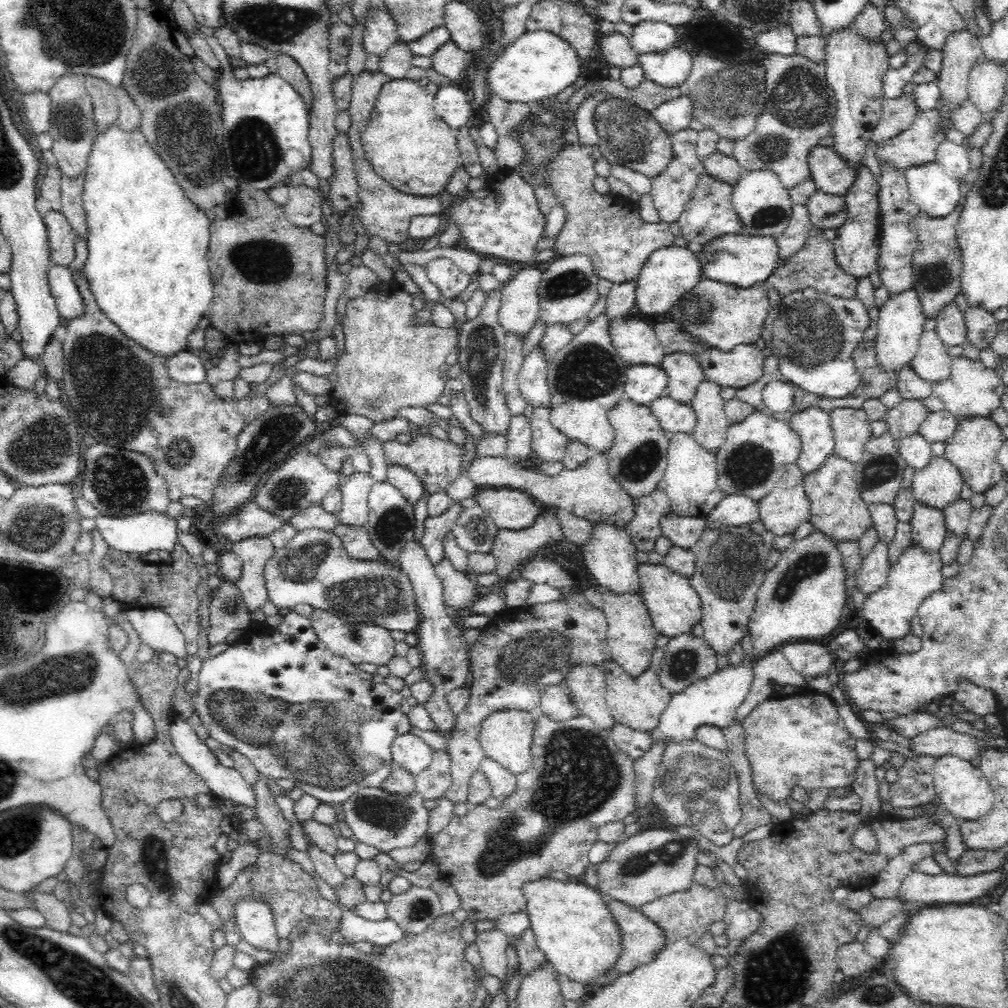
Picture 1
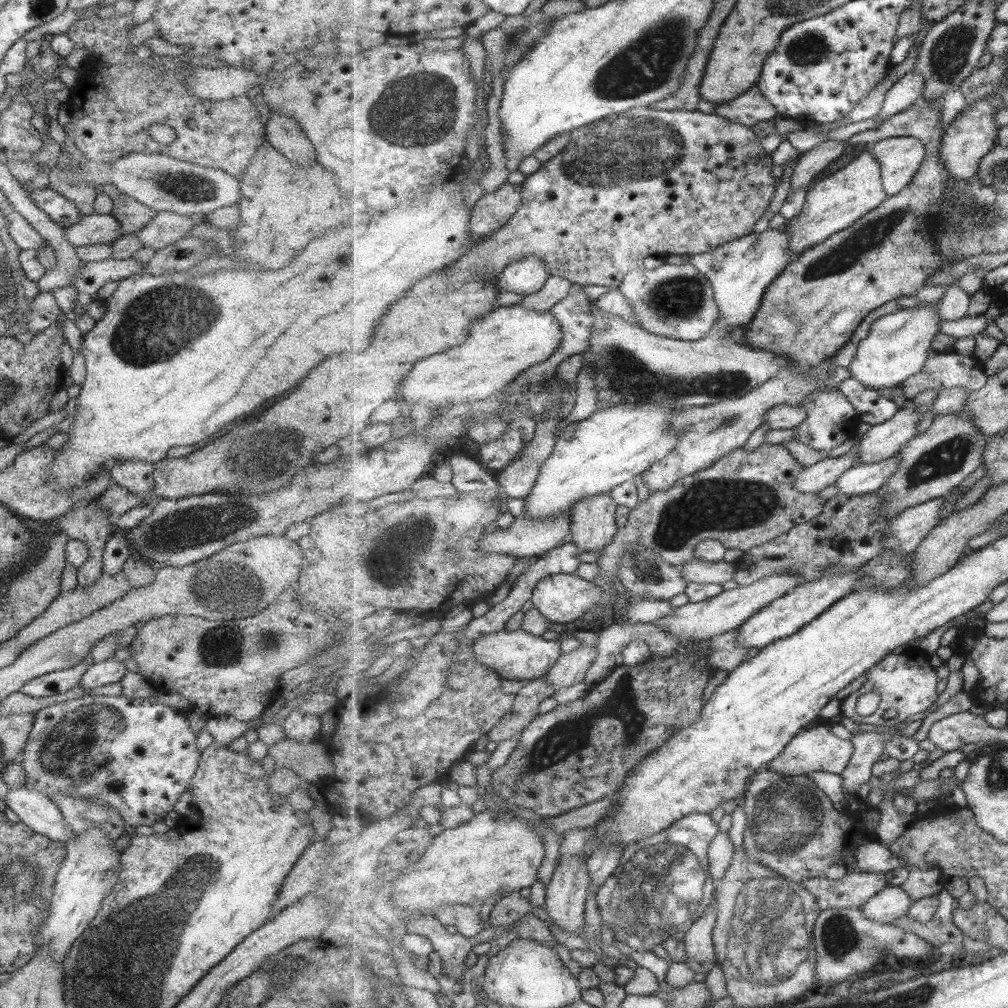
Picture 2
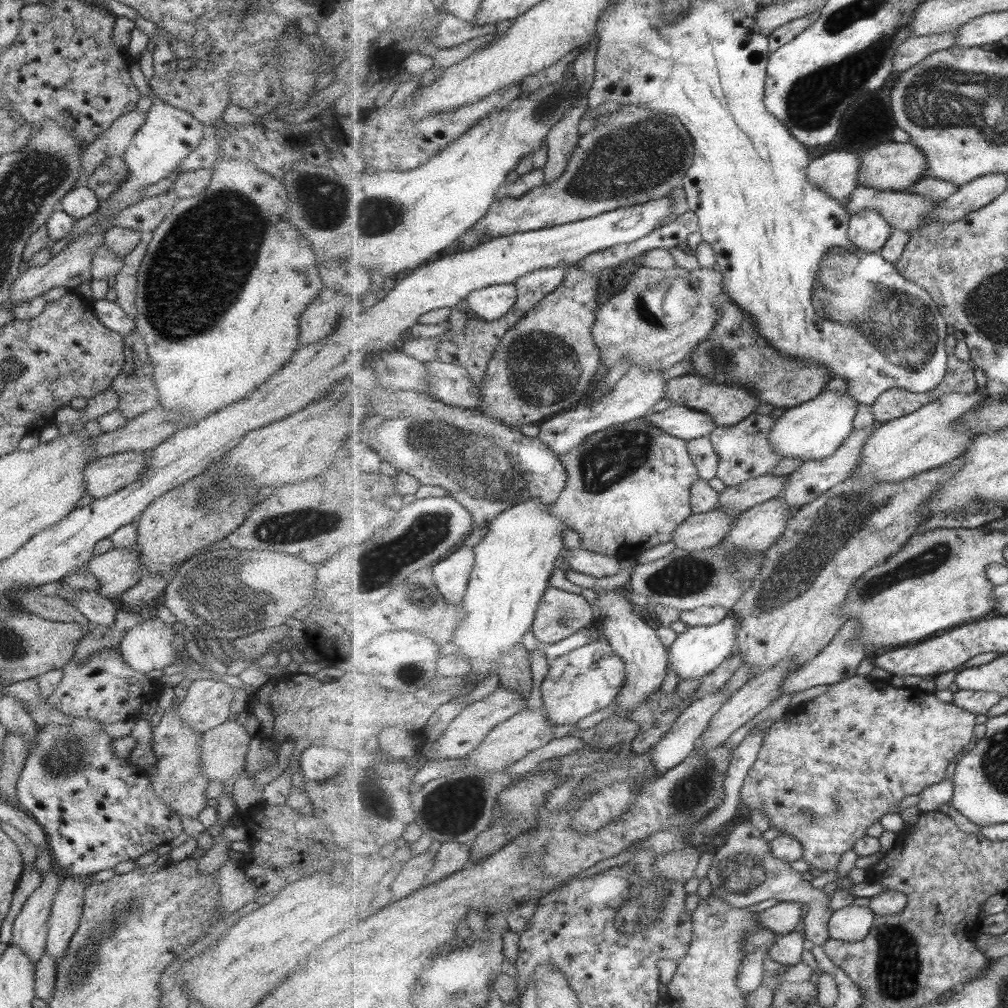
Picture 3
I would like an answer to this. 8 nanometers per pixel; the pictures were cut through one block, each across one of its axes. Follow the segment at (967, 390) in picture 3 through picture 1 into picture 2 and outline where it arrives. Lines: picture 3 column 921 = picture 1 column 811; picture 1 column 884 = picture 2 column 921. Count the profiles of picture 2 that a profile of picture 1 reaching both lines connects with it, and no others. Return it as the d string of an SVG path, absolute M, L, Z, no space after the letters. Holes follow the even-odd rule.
M931 349L923 371L904 382L903 392L912 401L925 390L937 393L951 388L979 391L988 383L988 377L977 363L979 360L975 357L961 356L954 350L939 352Z

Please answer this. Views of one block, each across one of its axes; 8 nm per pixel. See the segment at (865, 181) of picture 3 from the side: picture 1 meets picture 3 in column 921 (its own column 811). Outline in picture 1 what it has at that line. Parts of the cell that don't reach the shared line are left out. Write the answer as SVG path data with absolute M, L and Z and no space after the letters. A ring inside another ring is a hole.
M816 145L808 152L807 161L817 189L836 196L844 196L851 189L856 169L848 167L832 147Z

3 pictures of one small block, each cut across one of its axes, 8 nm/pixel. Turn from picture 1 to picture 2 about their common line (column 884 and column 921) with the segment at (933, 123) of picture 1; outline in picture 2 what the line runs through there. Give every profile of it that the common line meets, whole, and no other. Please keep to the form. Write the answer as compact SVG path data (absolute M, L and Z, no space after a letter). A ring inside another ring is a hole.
M911 136L881 140L871 147L882 164L884 187L889 197L912 182L928 155L926 144Z

